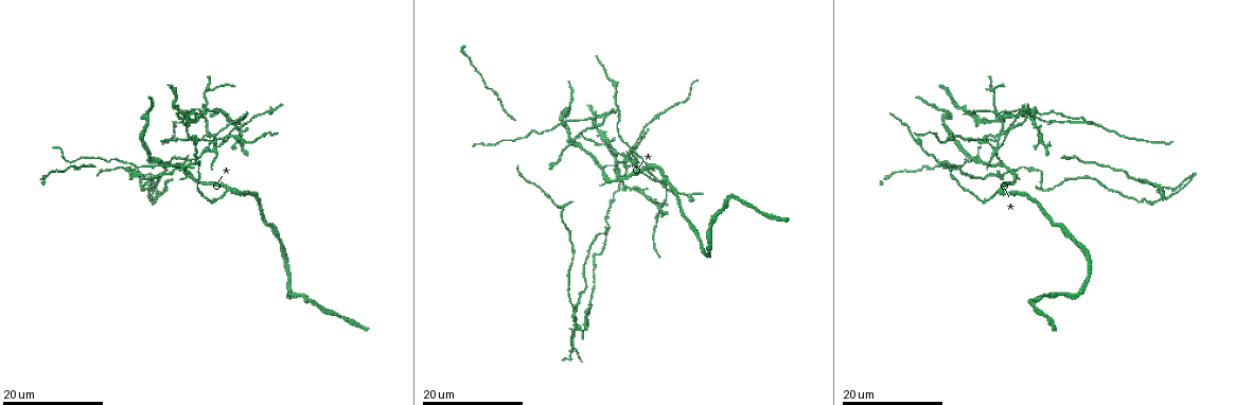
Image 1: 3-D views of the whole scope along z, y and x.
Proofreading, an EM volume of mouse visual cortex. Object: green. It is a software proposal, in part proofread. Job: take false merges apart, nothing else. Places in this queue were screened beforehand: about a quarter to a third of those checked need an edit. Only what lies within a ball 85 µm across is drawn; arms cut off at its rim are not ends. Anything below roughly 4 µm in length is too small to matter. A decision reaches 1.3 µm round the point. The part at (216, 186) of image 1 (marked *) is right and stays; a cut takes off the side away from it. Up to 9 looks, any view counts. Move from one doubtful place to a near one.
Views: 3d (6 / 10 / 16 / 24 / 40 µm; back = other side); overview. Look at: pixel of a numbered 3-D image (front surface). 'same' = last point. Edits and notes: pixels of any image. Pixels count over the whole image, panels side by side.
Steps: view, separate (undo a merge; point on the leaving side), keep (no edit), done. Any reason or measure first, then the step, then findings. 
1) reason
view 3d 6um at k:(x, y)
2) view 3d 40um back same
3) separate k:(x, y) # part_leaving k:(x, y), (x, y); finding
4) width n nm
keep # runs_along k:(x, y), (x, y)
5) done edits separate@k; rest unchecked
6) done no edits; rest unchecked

two arms in line, one across
view 3d 24um at 1:(996, 143)

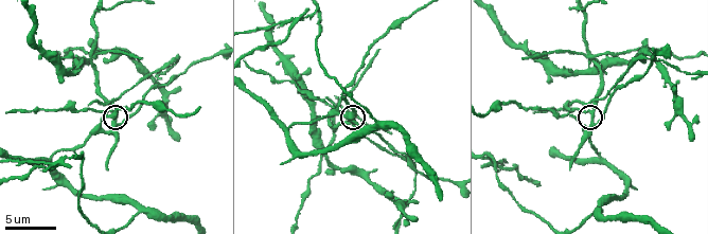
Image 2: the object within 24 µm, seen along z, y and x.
view 3d 6um at 2:(114, 121)

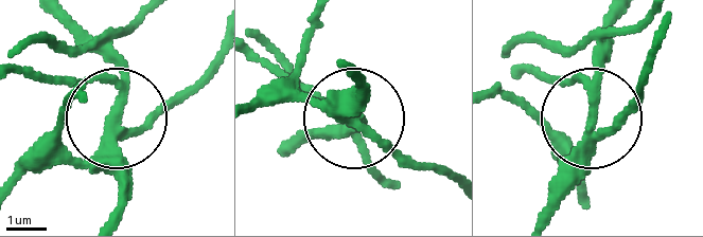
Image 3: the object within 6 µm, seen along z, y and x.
arms 3
separate 3:(126, 198) # part_leaving 3:(103, 147), (123, 79), (72, 19); a second neuron is stuck on

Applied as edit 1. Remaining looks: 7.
view overview

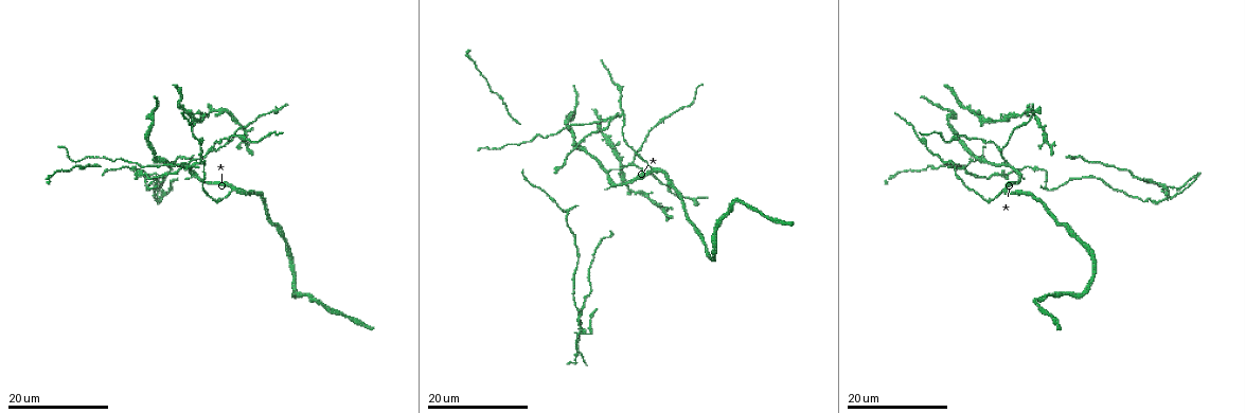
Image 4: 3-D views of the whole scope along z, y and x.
view 3d 16um at 4:(948, 112)

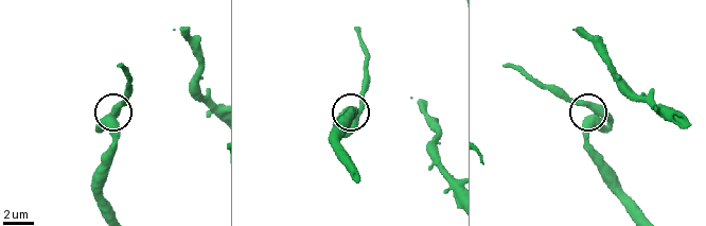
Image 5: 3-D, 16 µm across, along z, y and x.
view 3d 6um at 5:(358, 115)

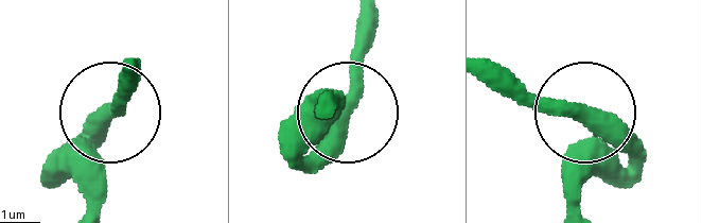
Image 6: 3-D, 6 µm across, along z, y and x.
keep # one neuron here

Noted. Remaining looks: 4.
calibre changes
view 3d 24um at 4:(196, 140)

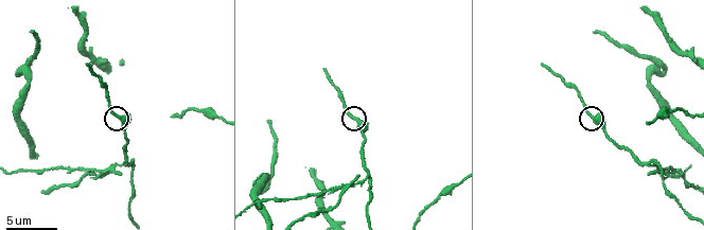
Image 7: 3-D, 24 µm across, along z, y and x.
closer look
view 3d 6um at 7:(590, 115)

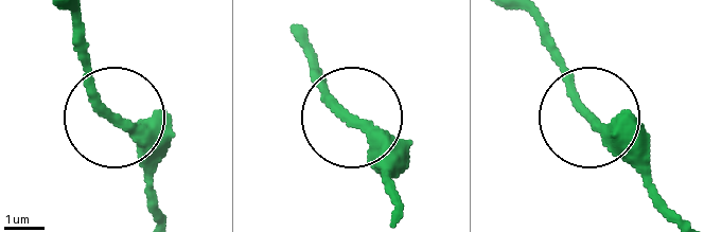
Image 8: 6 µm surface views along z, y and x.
keep # runs_along 8:(394, 210), (381, 148), (317, 71); all the same neuron

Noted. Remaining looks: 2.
view 3d 16um at 2:(139, 211)

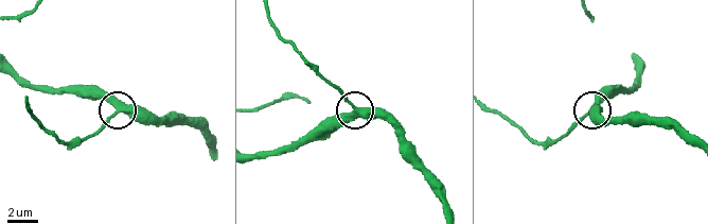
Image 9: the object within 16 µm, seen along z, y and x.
view 3d 6um at 9:(118, 111)

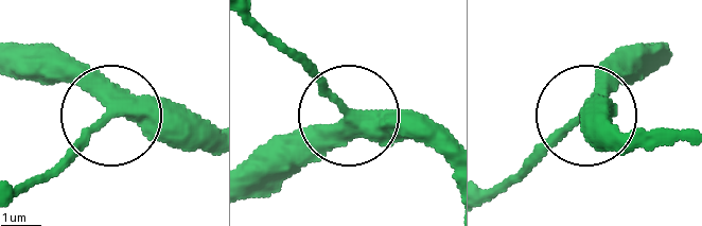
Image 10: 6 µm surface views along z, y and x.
width 330 nm
keep # runs_along 10:(22, 76), (70, 80), (120, 117), (208, 117); all the same neuron

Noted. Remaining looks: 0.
done edits separate@3; rest unchecked

